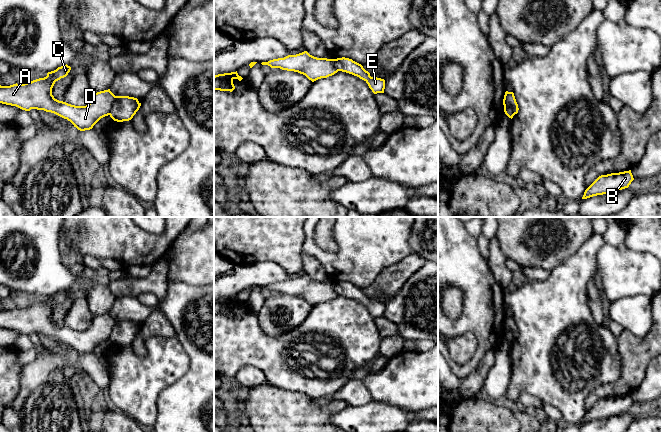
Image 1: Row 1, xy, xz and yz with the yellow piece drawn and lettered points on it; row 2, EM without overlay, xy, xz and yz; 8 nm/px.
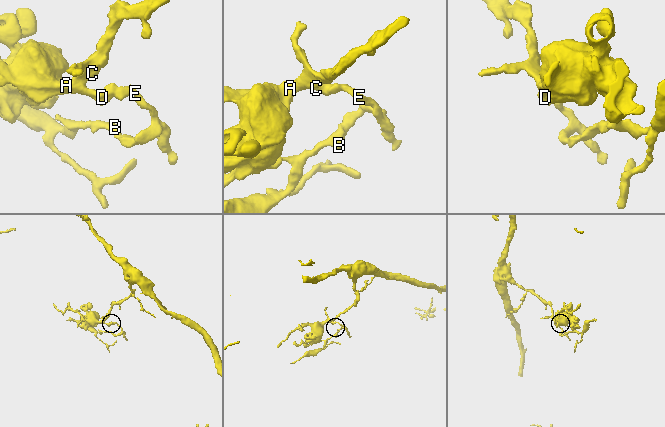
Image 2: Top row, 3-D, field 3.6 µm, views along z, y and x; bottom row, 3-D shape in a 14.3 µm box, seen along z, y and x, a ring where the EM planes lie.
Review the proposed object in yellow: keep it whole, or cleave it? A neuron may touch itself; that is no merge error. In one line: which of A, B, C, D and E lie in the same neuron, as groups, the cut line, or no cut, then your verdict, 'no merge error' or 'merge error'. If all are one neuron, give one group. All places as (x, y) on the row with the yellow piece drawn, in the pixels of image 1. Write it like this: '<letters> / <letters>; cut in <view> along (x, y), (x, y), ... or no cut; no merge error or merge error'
A C D / B E; cut in xy along (117, 96), (109, 114); merge error

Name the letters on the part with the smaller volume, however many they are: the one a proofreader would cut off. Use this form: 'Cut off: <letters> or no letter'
Cut off: B, E

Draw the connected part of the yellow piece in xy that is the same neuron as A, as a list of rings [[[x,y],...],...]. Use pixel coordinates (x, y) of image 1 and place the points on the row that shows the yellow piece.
[[[63,65],[39,78],[24,84],[0,85],[0,103],[22,110],[44,110],[70,121],[80,131],[90,130],[103,117],[110,115],[117,96],[110,89],[94,93],[86,106],[75,106],[59,101],[52,95],[56,81],[64,78],[71,67]]]

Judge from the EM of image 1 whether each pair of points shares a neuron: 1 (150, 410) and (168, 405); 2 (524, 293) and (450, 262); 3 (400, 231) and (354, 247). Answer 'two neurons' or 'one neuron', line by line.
1: two neurons
2: two neurons
3: one neuron

